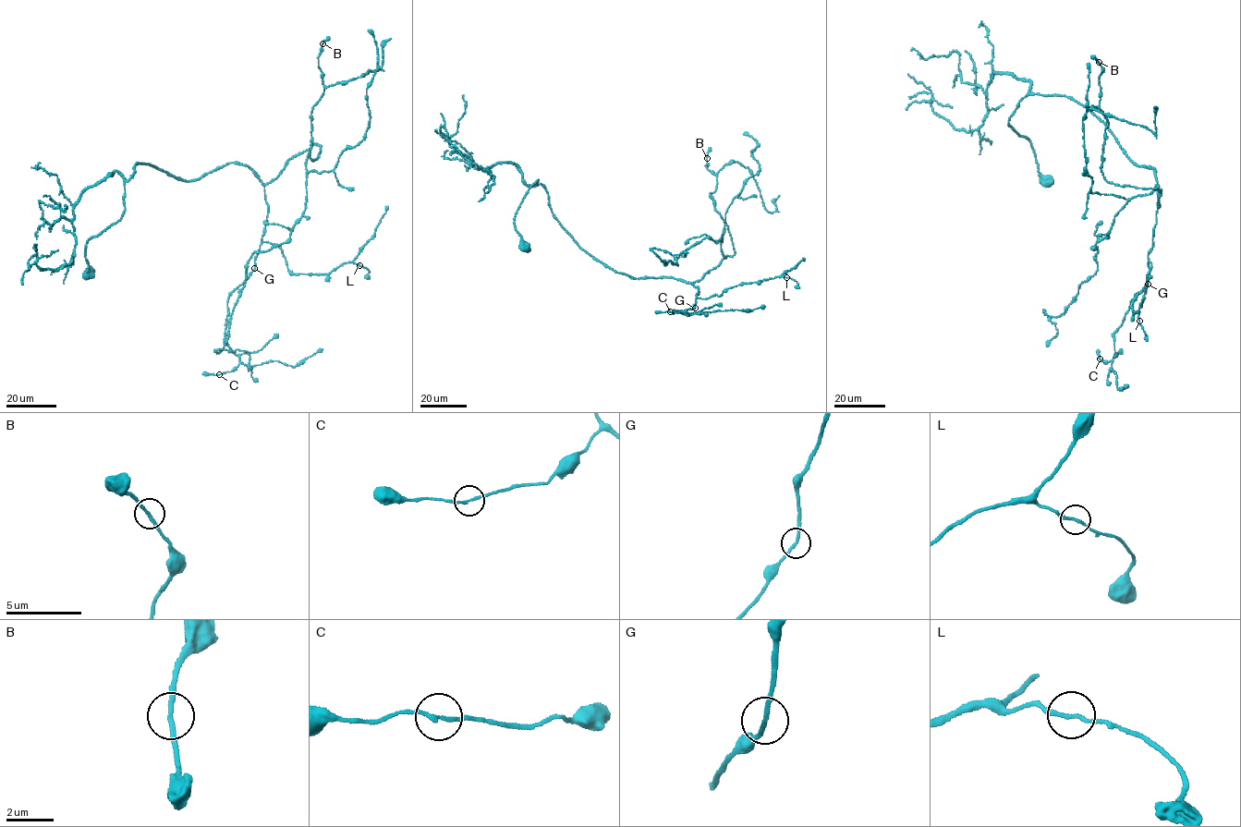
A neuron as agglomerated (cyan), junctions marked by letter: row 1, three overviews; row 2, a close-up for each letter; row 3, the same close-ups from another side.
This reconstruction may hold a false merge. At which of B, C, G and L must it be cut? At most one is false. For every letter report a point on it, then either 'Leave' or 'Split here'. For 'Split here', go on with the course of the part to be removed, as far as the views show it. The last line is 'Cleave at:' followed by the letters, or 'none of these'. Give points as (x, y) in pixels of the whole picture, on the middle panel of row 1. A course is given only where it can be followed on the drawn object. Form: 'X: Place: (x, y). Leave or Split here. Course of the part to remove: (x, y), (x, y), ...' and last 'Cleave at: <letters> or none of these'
B: Place: (707, 158). Leave
C: Place: (670, 311). Leave
G: Place: (695, 308). Leave
L: Place: (786, 277). Leave
Cleave at: none of these

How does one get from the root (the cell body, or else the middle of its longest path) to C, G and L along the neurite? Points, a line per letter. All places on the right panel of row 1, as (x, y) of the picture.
C: (1045, 180), (1008, 124), (1028, 94), (1071, 97), (1156, 173), (1148, 284), (1113, 359), (1100, 359)
G: (1045, 180), (1030, 140), (1008, 124), (1028, 94), (1071, 97), (1134, 164), (1154, 168), (1148, 284)
L: (1045, 180), (1008, 124), (1028, 94), (1071, 97), (1154, 168), (1139, 321)

